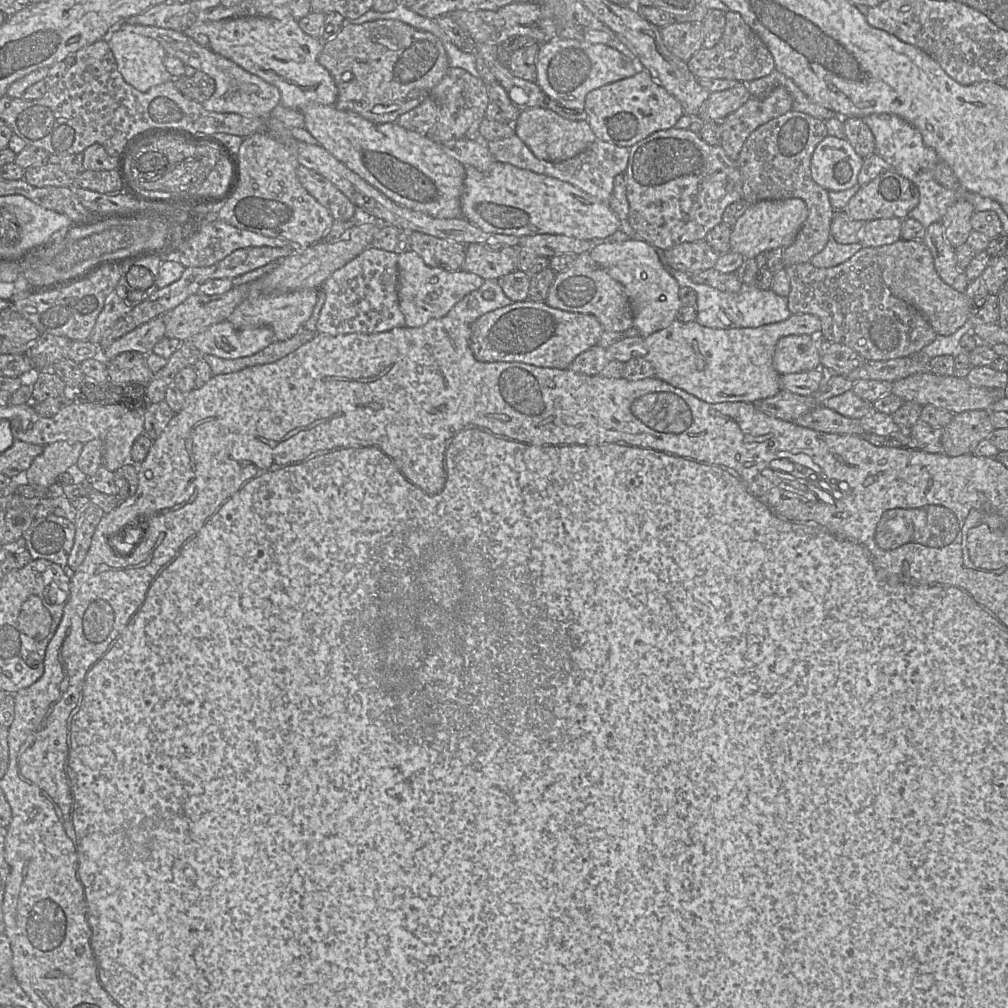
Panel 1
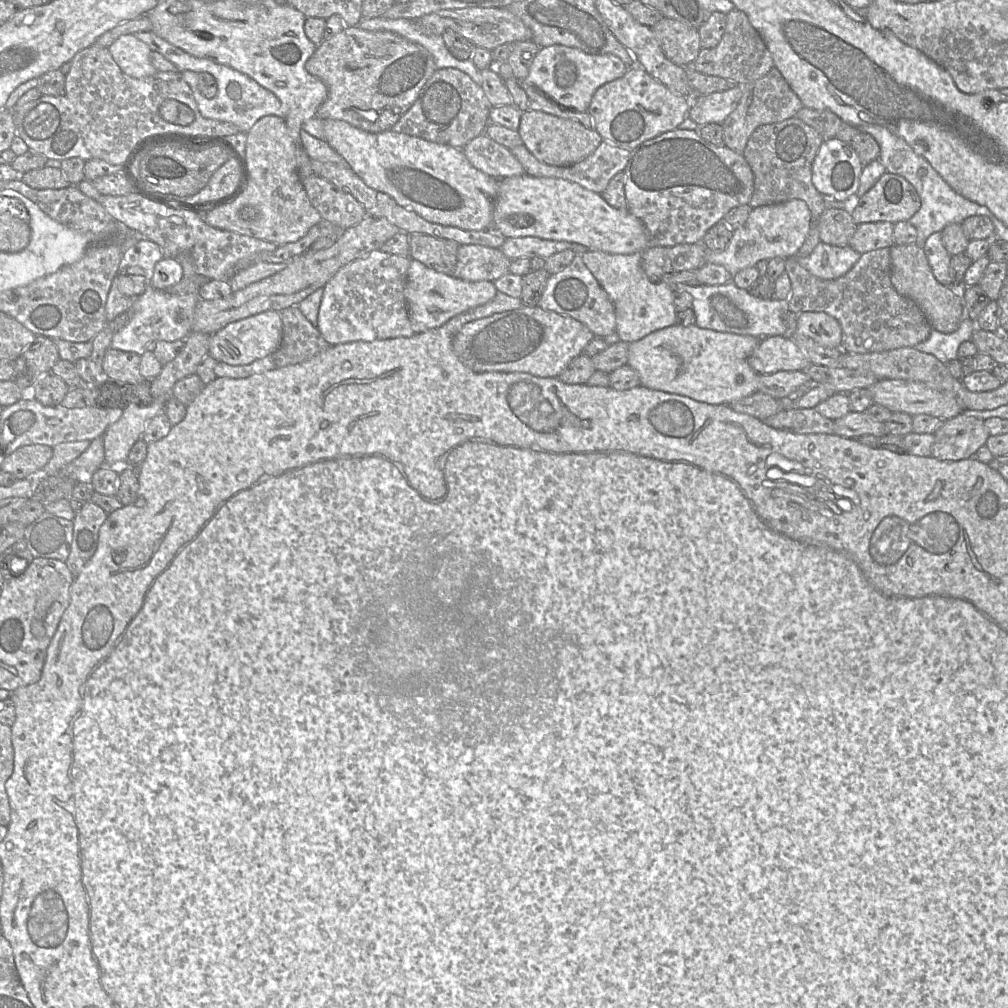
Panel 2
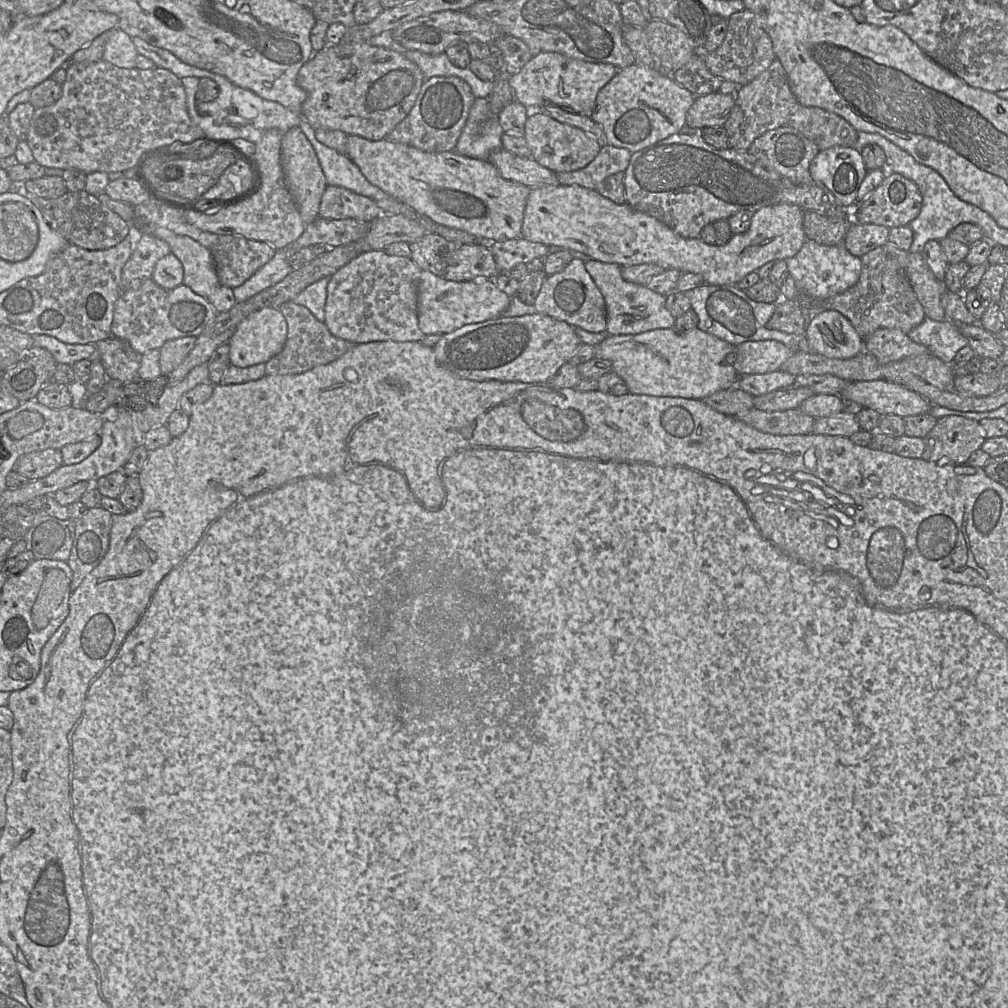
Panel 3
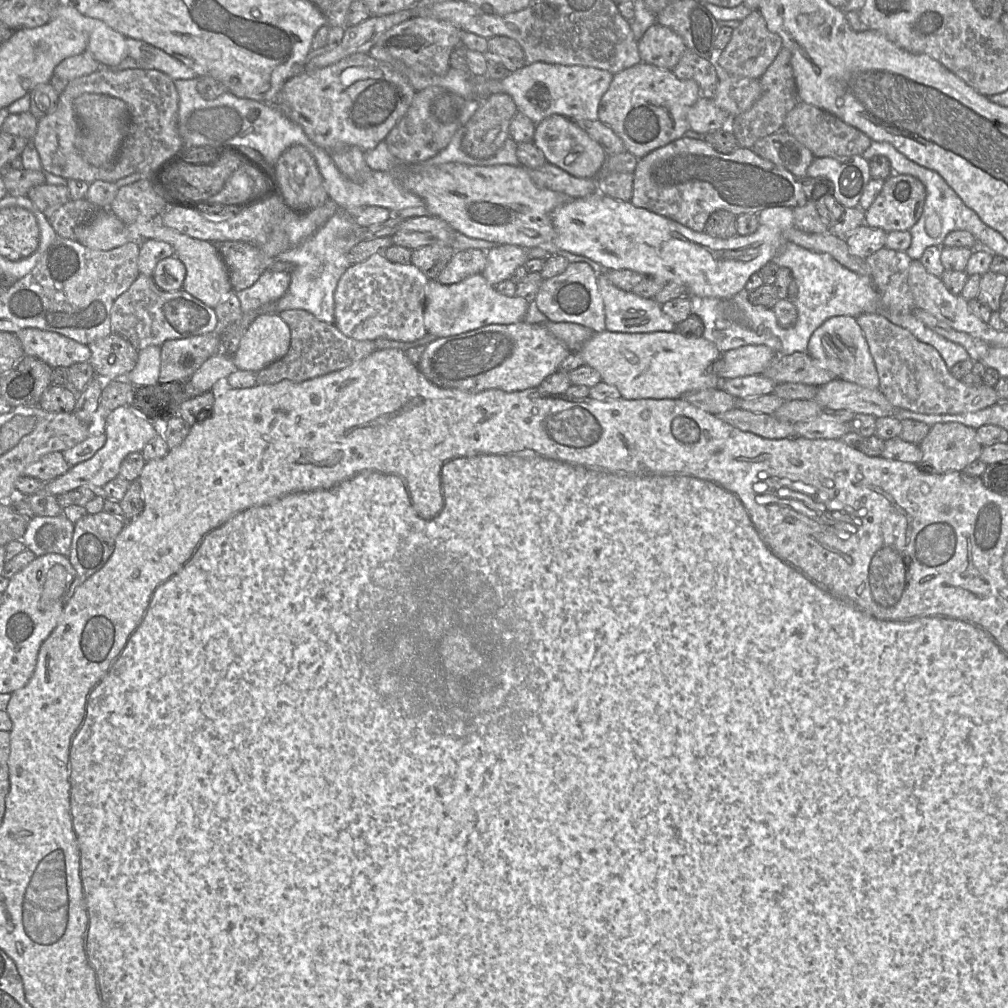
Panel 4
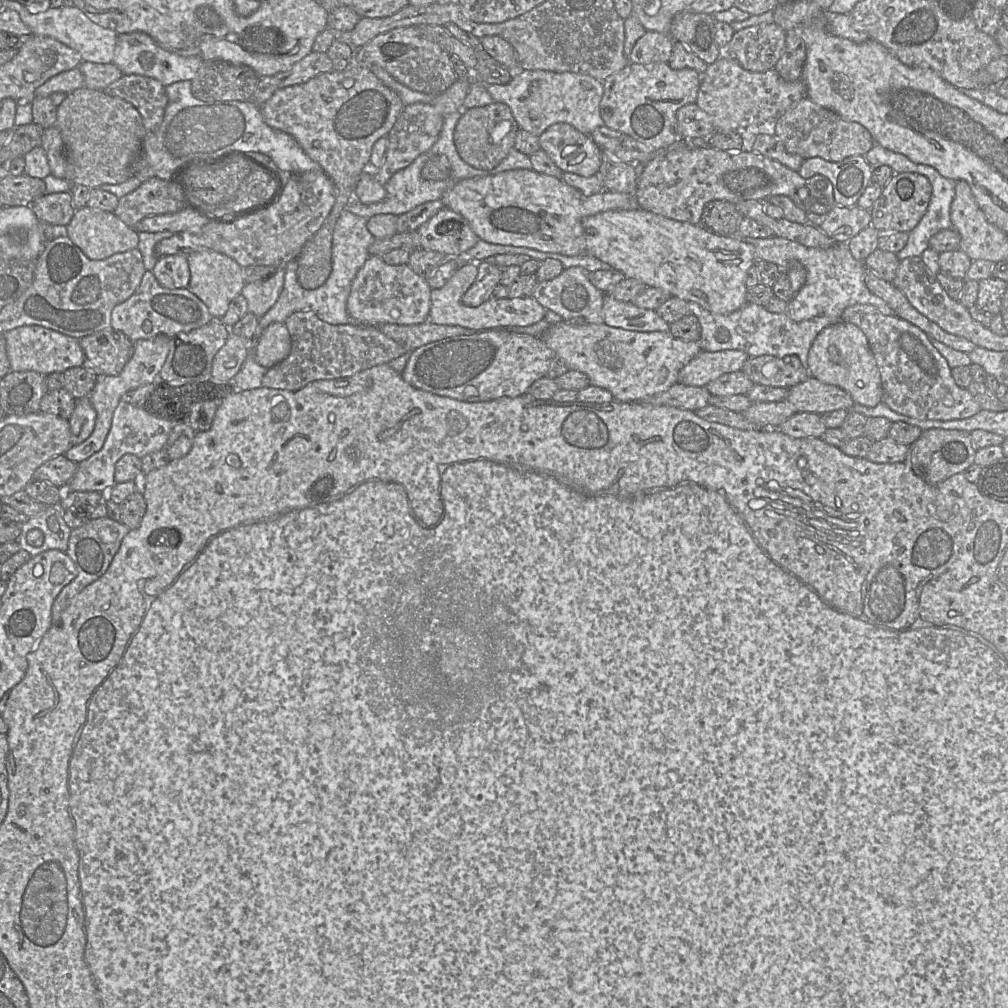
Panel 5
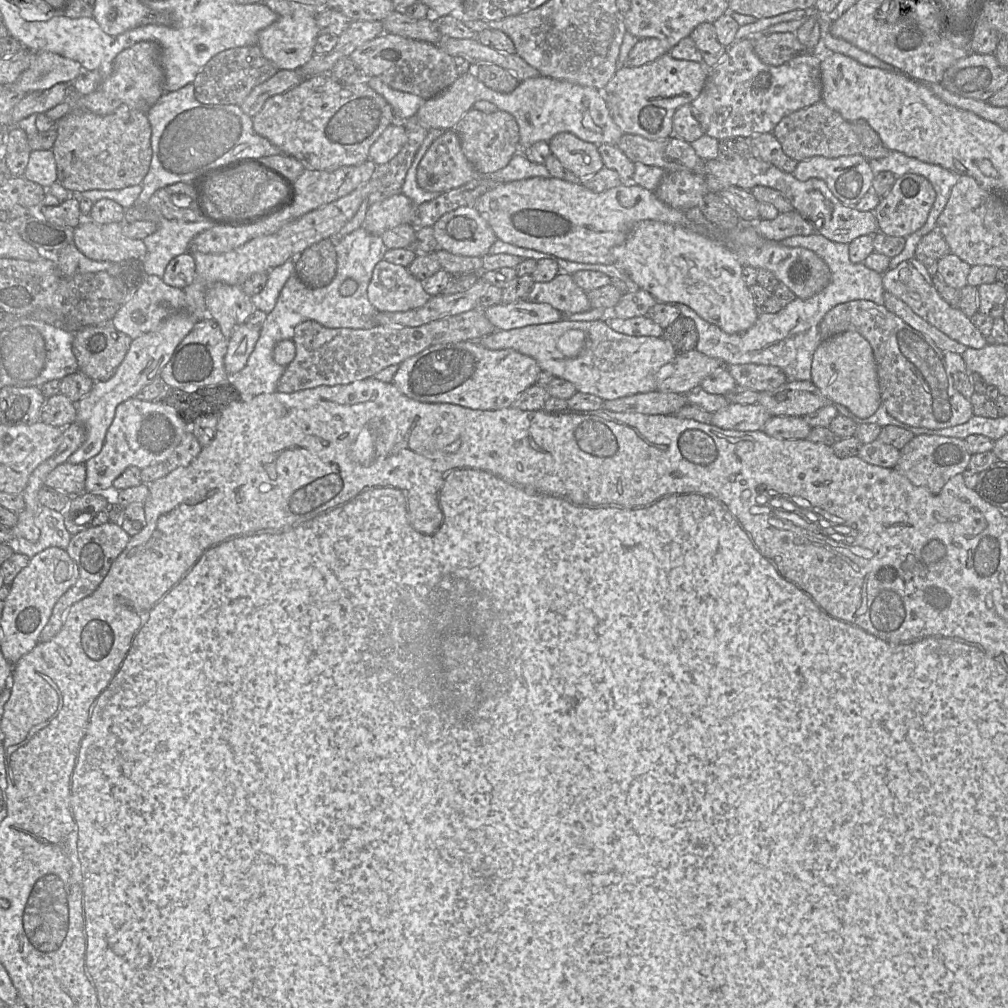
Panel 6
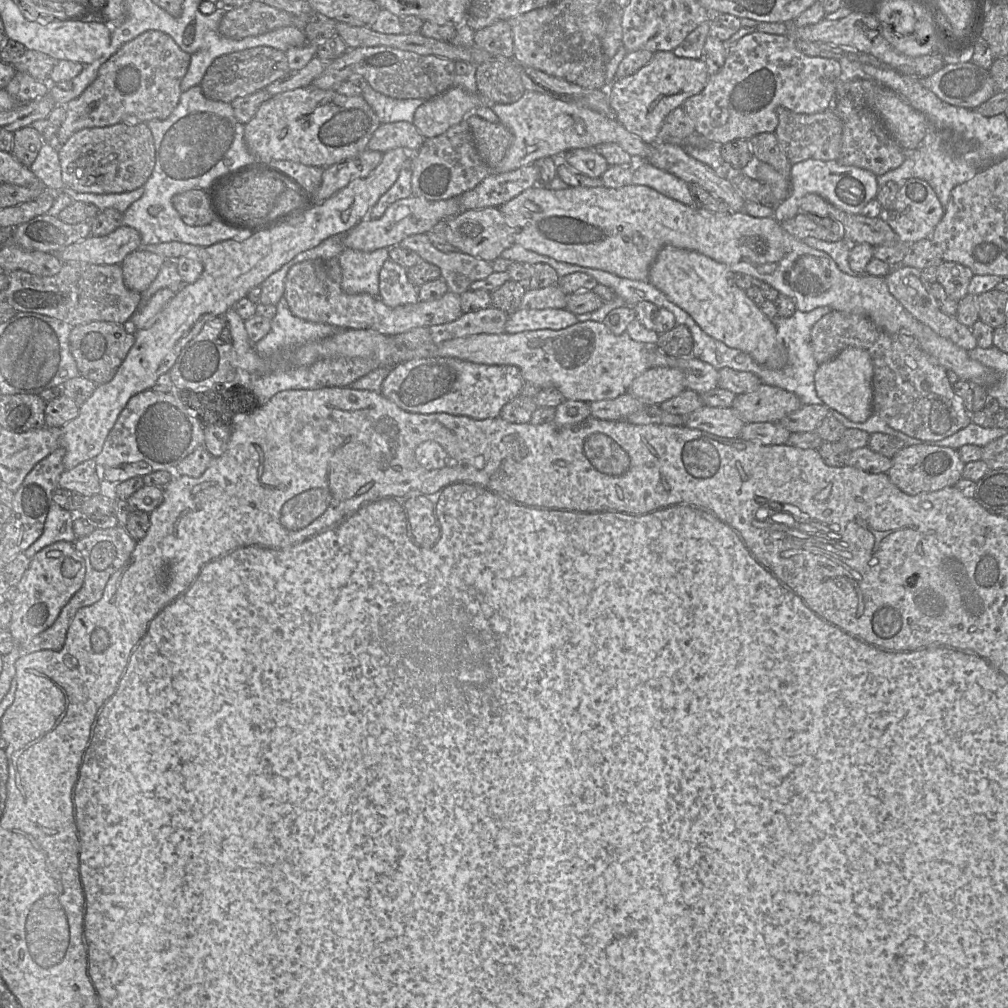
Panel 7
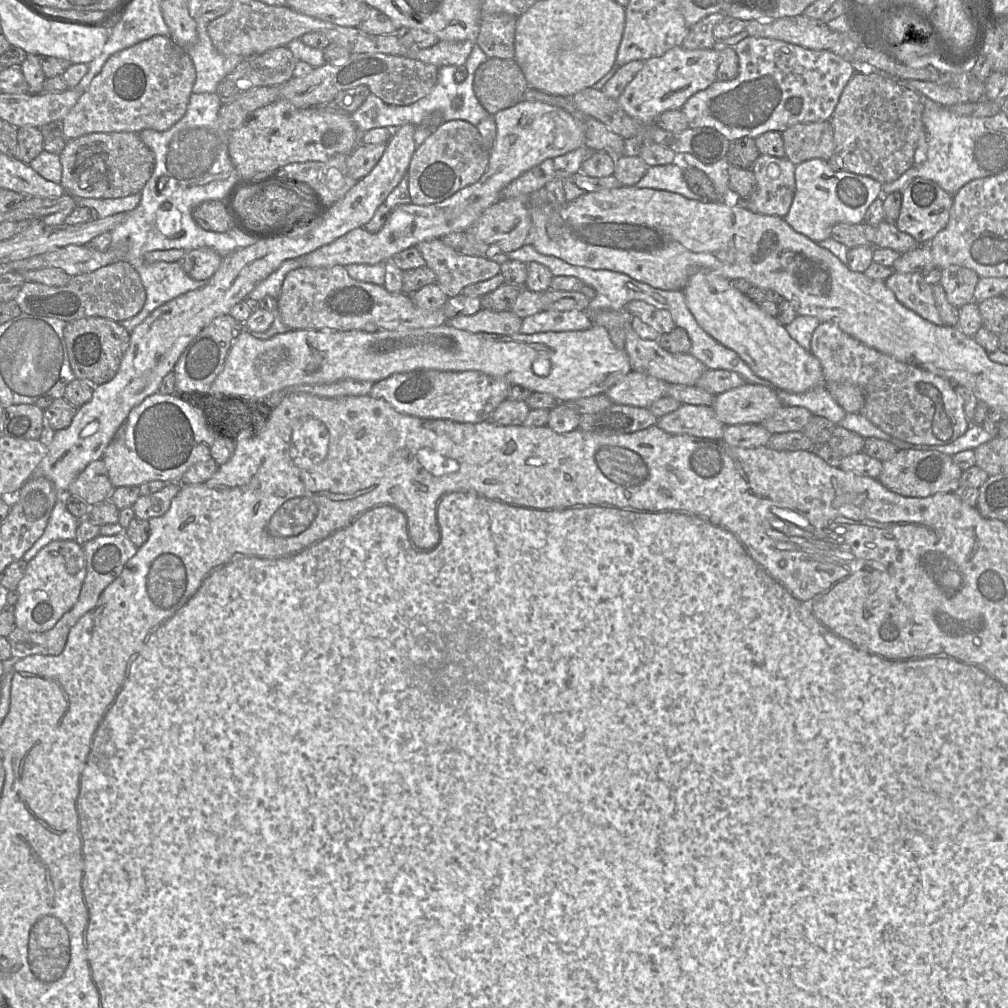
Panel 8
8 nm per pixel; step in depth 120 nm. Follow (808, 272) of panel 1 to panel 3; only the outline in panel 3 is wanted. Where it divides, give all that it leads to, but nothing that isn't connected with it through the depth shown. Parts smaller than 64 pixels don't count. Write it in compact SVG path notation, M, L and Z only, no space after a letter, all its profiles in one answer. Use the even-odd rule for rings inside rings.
M888 242L861 257L861 273L851 288L825 299L816 299L798 291L795 301L806 316L828 310L838 311L850 321L862 339L880 328L899 329L908 334L926 317L907 275L908 255L908 251Z

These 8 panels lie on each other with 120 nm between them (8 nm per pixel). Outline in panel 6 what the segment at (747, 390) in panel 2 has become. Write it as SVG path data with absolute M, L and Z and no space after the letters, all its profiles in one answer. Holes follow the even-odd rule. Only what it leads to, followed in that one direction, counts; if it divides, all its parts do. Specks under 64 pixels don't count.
M568 319L560 322L532 325L512 330L495 330L477 341L487 349L513 349L533 358L541 371L546 371L554 378L571 382L577 392L598 396L603 401L615 400L639 393L656 391L658 380L666 366L675 359L678 352L663 337L634 337L611 329L605 320L576 322Z

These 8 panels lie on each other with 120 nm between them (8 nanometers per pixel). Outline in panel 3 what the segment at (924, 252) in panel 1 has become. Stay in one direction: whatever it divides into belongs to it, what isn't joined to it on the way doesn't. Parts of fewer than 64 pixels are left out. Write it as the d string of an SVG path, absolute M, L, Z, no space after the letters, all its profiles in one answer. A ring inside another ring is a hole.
M910 253L907 275L926 317L935 321L946 320L941 297L946 290L944 281L939 281L929 269L921 253Z

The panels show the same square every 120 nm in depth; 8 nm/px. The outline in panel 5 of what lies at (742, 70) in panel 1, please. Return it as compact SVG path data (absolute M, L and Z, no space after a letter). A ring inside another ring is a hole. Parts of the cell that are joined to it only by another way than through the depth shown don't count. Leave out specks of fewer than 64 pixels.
M775 23L741 29L728 43L728 59L751 72L773 69L784 52L786 32Z

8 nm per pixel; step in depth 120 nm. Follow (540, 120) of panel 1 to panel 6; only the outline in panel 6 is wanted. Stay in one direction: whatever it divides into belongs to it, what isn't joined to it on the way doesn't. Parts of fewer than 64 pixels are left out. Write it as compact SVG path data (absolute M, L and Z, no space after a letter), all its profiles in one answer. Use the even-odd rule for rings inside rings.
M559 133L548 144L551 154L579 178L590 177L604 167L598 146L583 141L572 133Z

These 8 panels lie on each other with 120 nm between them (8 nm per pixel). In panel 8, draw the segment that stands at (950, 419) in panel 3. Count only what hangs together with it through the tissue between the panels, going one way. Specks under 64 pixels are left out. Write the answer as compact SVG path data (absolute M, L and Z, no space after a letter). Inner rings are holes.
M899 450L897 454L883 462L878 478L883 486L905 497L928 497L936 493L954 493L960 486L963 471L953 462L952 456L937 451Z

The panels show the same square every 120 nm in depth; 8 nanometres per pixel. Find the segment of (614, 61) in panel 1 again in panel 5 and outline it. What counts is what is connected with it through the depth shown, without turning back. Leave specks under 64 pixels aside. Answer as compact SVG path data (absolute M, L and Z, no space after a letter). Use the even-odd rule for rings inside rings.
M518 70L507 84L486 87L495 102L504 103L511 109L520 129L537 137L549 126L560 122L568 123L587 135L605 125L600 113L604 84L587 74Z

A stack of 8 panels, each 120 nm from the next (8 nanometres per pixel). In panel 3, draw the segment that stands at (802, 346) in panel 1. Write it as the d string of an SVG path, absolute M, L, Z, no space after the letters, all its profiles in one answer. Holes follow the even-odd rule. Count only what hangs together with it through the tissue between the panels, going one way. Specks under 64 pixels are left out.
M777 340L748 341L736 346L736 362L733 364L740 376L750 374L763 374L780 370L788 358L792 355L791 349Z

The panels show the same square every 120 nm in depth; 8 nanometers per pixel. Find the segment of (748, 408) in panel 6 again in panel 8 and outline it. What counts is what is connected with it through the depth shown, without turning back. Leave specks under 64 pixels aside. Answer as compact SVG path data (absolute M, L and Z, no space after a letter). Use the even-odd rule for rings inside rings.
M681 404L677 410L659 417L655 426L672 435L689 435L709 440L722 440L726 425L717 418L711 406Z

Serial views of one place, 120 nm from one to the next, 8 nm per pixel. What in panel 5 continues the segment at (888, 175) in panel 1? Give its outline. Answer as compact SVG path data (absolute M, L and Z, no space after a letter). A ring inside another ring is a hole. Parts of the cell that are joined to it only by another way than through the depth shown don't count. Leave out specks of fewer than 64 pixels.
M915 173L893 174L893 177L882 188L879 198L869 209L871 225L879 234L892 232L912 231L920 222L928 208L932 195L932 187L929 180Z

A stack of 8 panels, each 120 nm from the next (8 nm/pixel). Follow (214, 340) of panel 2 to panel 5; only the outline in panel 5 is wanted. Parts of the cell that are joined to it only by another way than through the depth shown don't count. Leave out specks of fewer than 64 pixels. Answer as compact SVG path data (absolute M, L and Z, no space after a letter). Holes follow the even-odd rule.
M274 322L258 336L254 347L255 360L259 365L270 369L283 361L290 350L291 338L286 325Z

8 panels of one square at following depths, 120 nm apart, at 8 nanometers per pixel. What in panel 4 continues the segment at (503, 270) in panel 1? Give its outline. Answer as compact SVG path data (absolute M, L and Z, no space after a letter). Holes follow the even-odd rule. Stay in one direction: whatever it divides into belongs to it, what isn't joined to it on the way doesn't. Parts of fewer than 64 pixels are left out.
M475 248L455 252L436 280L441 284L453 284L482 273L487 263L486 252Z

